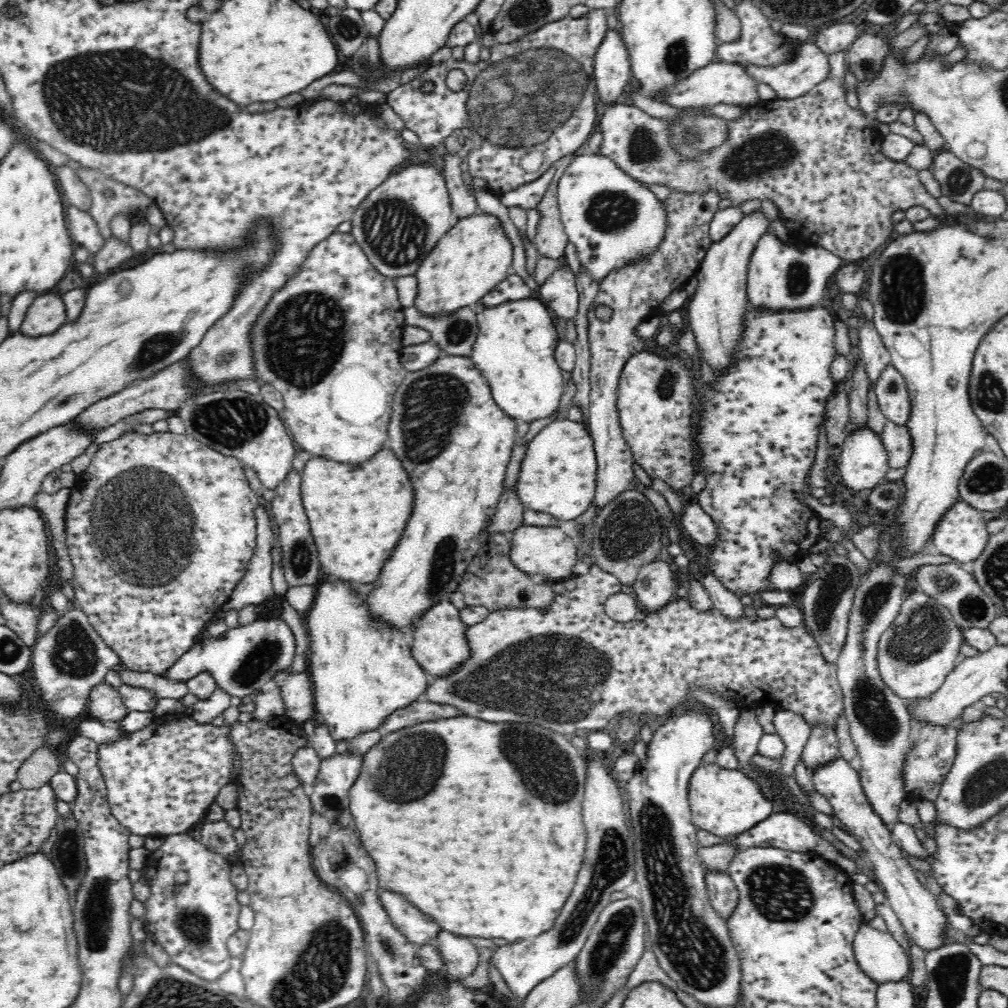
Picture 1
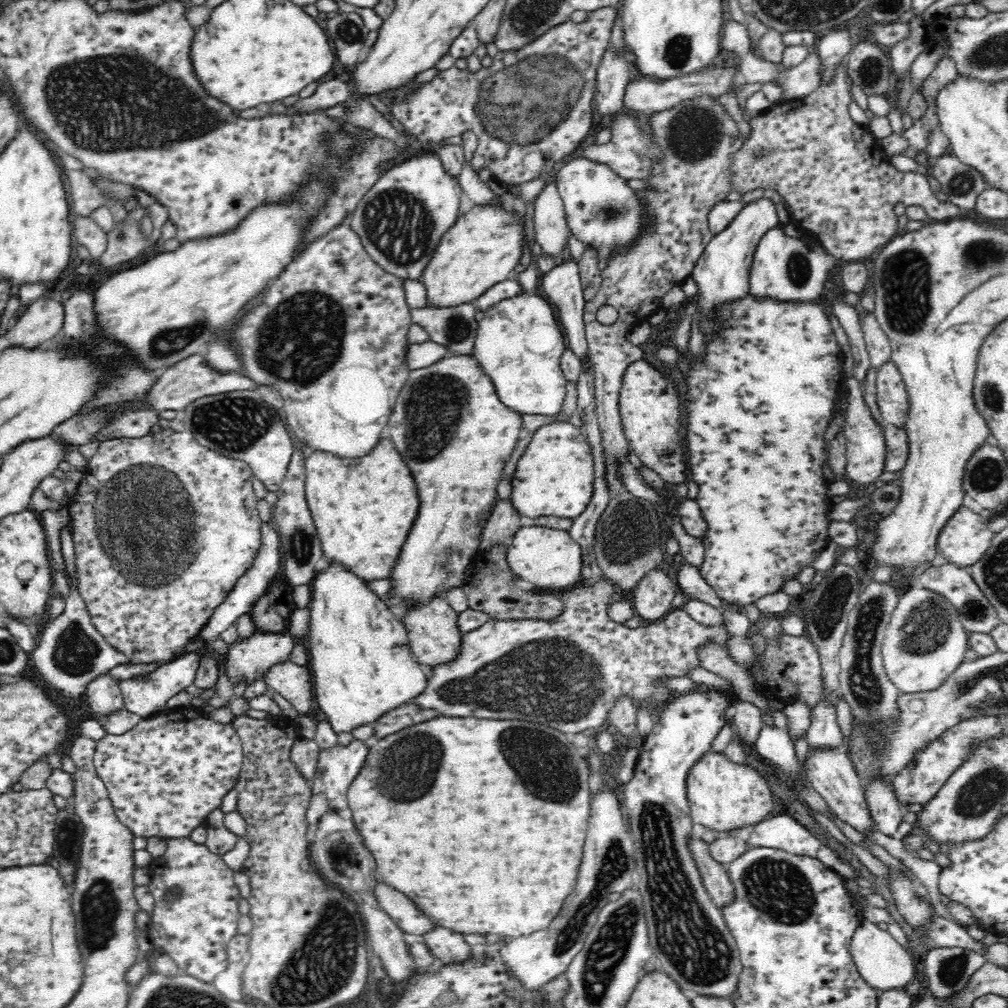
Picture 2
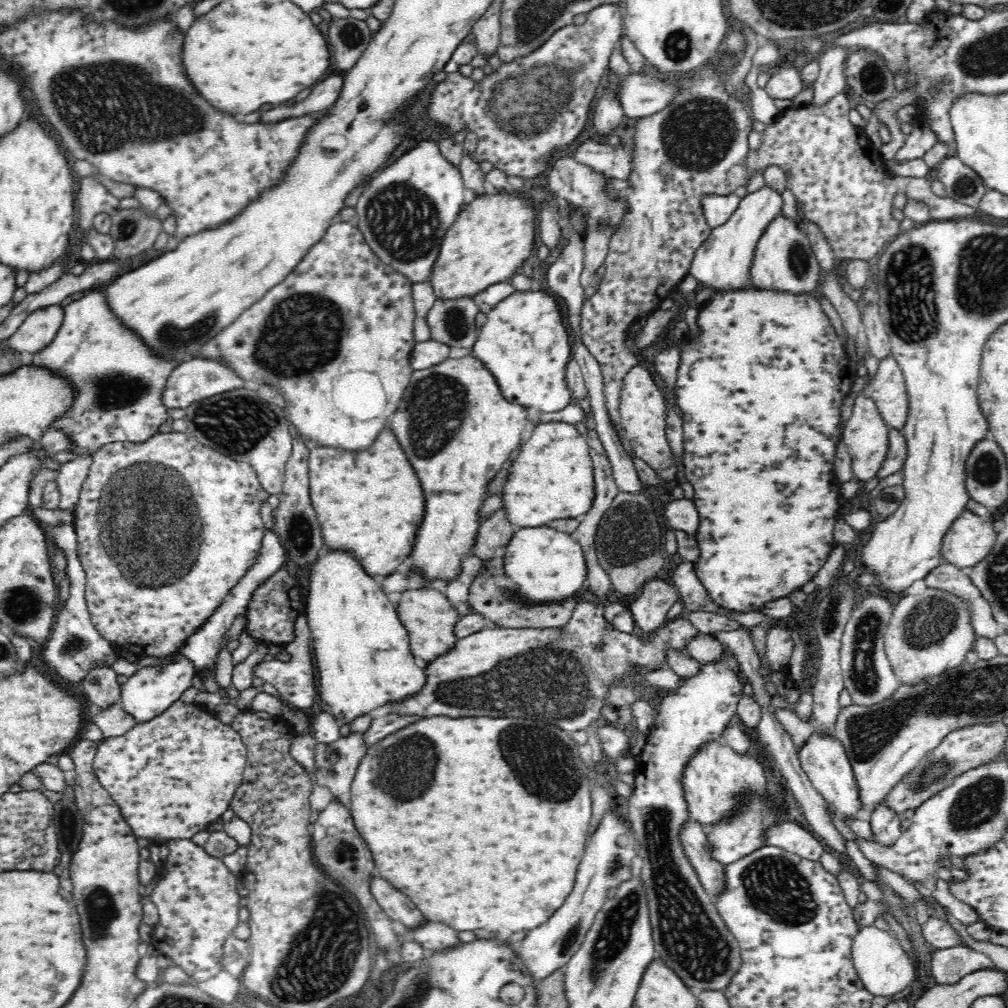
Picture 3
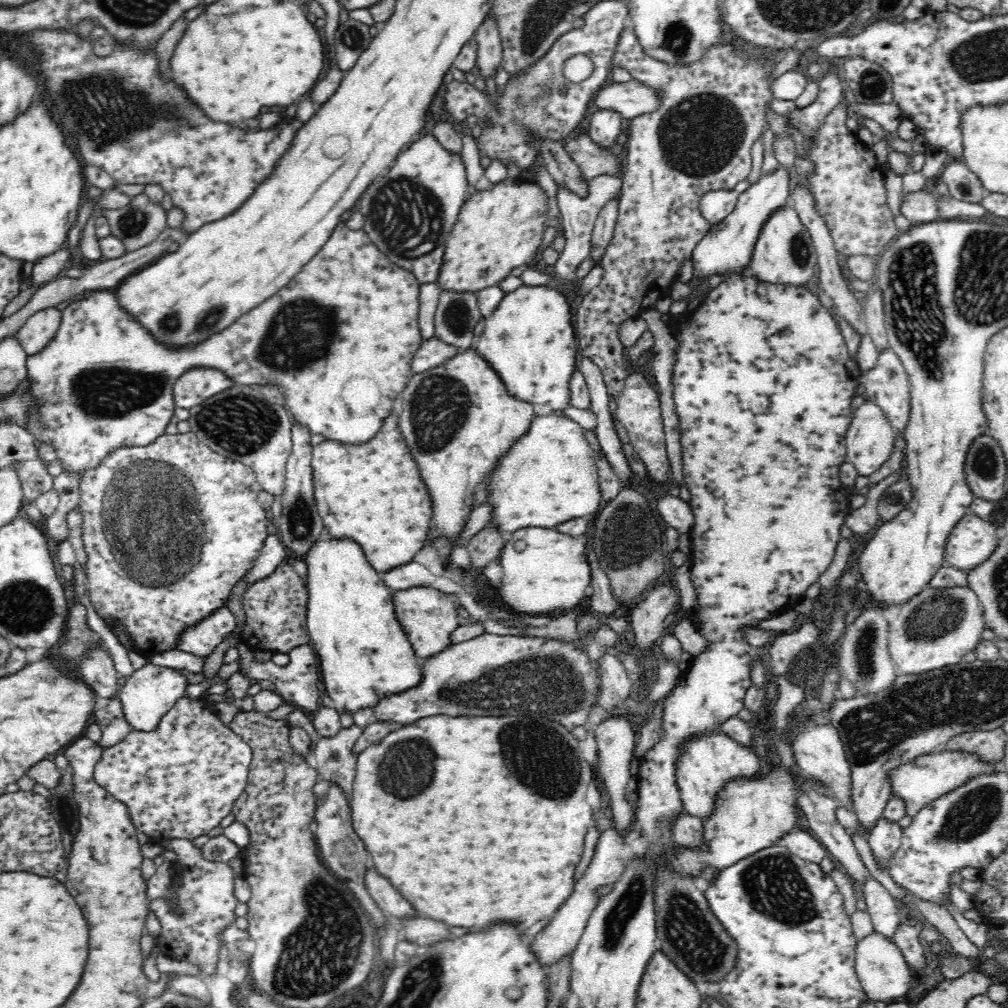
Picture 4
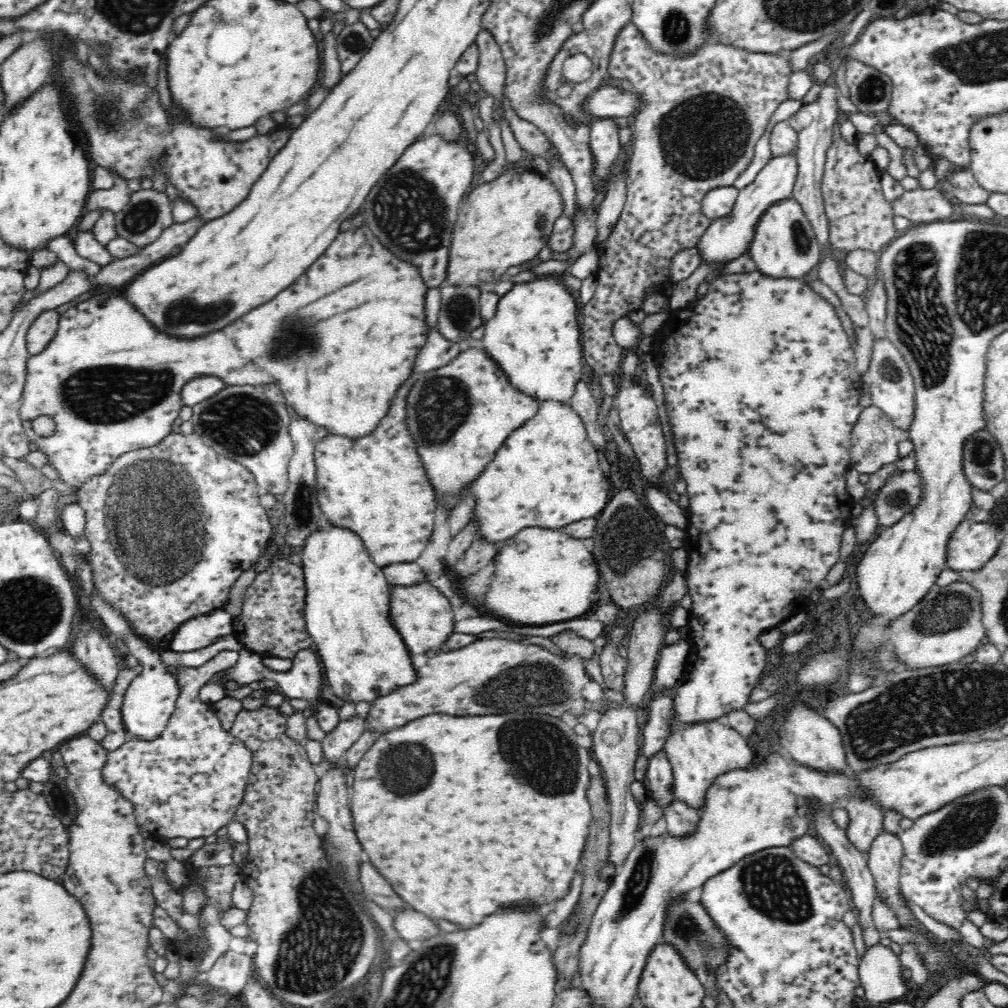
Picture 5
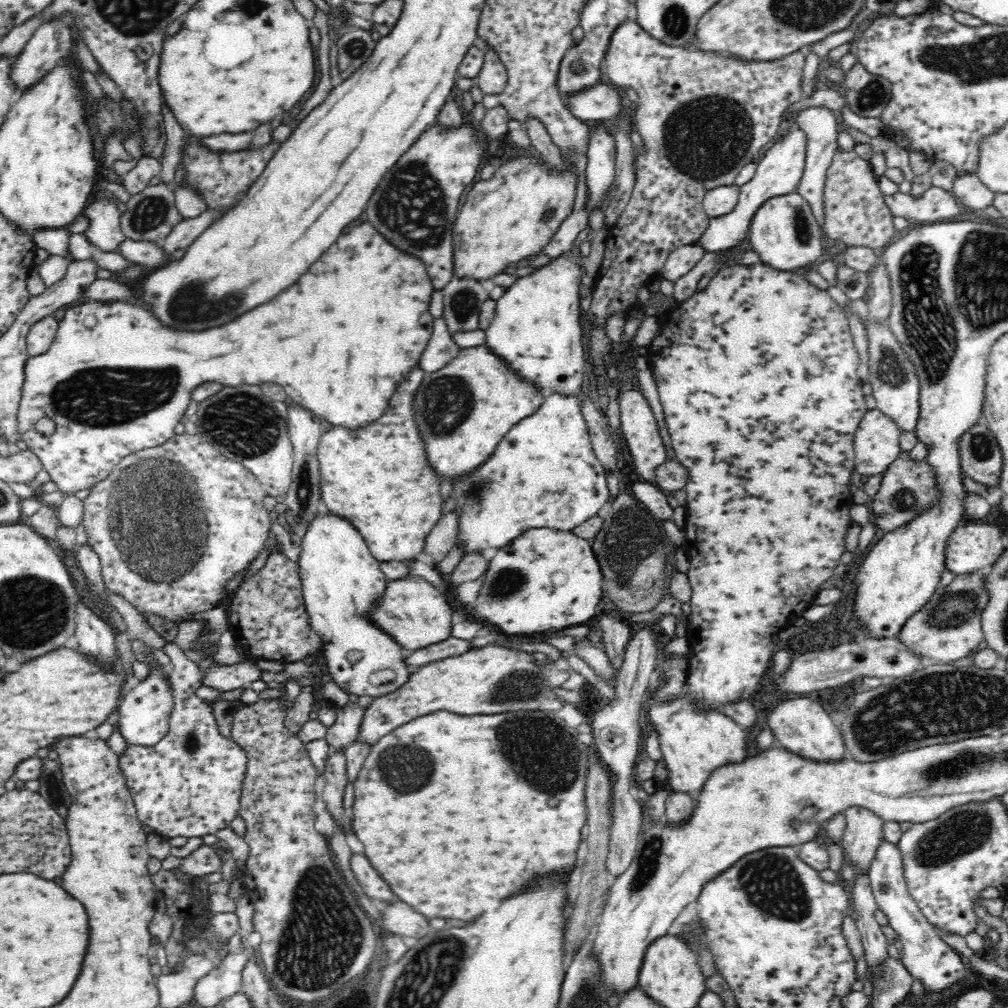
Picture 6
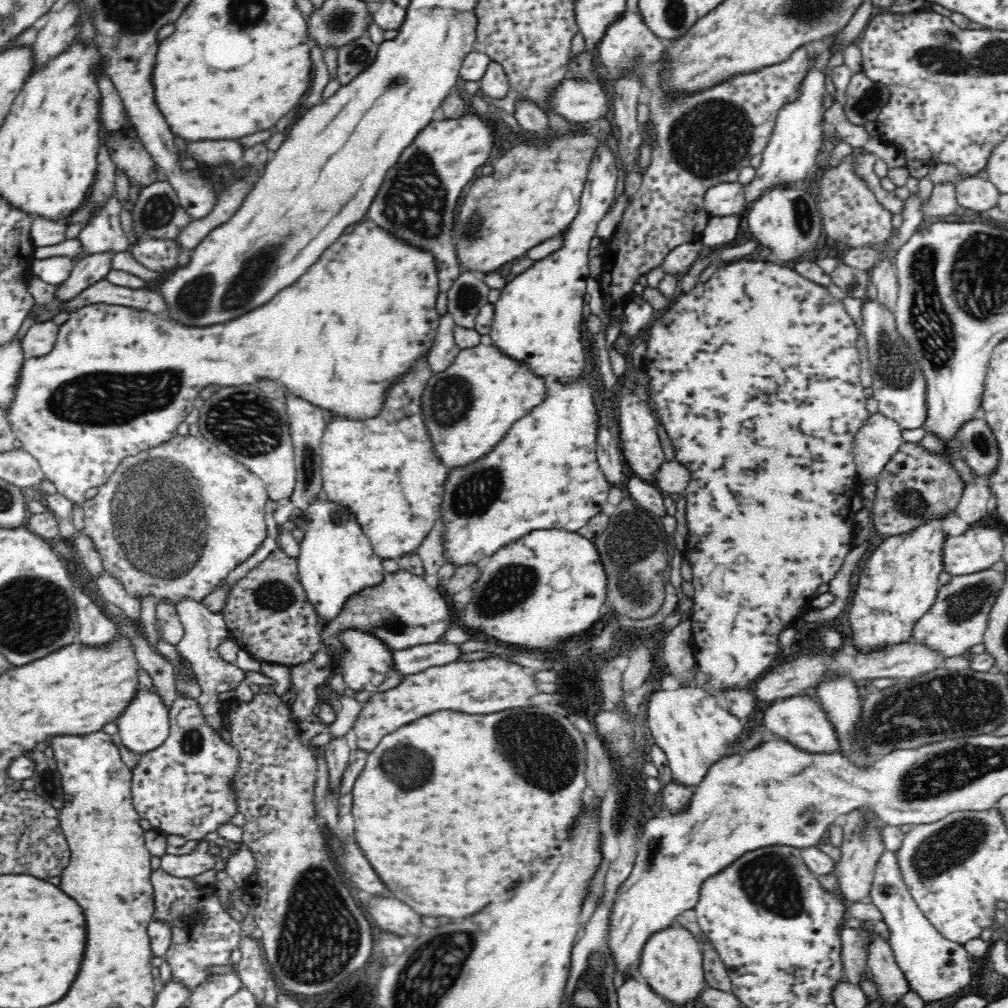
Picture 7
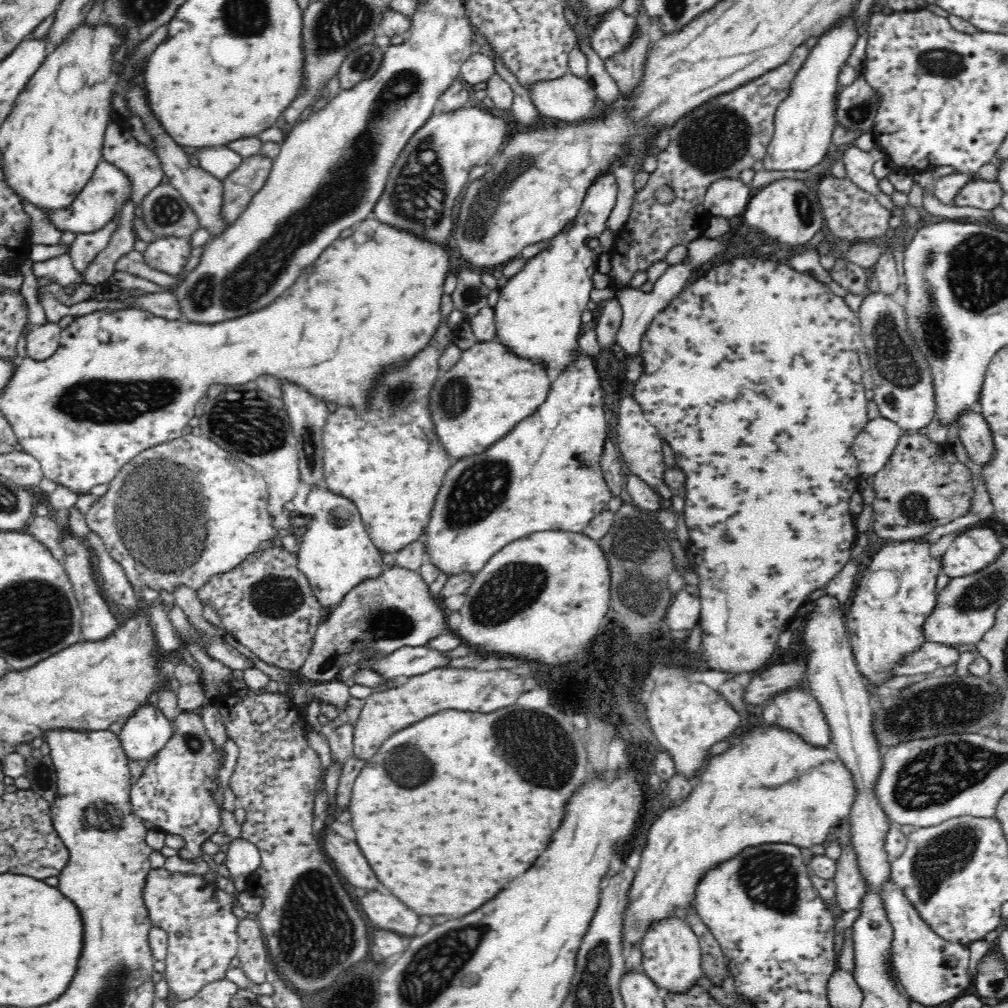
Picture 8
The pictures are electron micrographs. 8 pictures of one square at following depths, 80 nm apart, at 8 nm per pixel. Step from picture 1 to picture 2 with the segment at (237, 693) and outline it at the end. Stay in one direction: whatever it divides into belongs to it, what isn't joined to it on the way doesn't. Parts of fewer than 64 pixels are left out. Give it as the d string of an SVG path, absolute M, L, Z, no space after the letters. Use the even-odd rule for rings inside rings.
M255 627L250 636L240 638L238 635L238 638L232 644L228 644L225 653L221 653L215 647L211 648L207 656L210 656L210 659L215 662L215 666L219 669L221 675L227 678L232 687L244 684L244 688L248 688L252 682L264 680L266 672L270 672L270 668L290 660L295 646L294 635L289 627L284 627L278 631L264 631ZM191 648L177 659L169 662L169 664L159 666L156 670L150 672L148 676L118 681L125 709L142 716L143 719L150 719L160 711L165 710L167 700L193 683L198 668L201 667L201 662L204 658L203 652Z

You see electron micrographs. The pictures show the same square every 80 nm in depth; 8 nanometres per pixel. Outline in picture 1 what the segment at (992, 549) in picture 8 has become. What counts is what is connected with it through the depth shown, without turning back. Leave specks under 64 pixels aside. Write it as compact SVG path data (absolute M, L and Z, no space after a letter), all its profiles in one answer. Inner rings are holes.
M960 498L954 501L935 522L929 540L936 546L936 550L956 560L958 563L967 563L977 559L984 550L990 534L986 530L988 516L974 506Z

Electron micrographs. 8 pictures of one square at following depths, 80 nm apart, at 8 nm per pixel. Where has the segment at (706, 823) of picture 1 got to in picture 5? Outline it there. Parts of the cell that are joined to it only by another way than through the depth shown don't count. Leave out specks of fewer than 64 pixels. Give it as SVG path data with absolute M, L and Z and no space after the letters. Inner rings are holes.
M671 718L670 729L672 734L666 740L664 750L674 771L674 795L691 810L700 812L706 806L706 794L718 776L754 766L754 751L748 746L747 739L740 737L734 729L722 725L720 720L704 725L683 726L676 725Z

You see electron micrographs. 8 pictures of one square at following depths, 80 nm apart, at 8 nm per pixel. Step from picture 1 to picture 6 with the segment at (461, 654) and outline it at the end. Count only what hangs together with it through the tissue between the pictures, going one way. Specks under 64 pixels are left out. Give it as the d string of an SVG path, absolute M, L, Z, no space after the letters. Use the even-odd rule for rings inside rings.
M416 575L405 580L389 581L383 600L373 612L373 619L403 647L406 653L423 650L450 638L453 610L442 589Z

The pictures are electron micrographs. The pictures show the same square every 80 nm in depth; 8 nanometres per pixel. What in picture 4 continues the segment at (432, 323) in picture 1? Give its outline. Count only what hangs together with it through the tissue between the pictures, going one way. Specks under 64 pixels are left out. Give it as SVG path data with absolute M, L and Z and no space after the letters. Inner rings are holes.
M441 291L434 314L434 336L446 344L468 350L480 318L475 293Z

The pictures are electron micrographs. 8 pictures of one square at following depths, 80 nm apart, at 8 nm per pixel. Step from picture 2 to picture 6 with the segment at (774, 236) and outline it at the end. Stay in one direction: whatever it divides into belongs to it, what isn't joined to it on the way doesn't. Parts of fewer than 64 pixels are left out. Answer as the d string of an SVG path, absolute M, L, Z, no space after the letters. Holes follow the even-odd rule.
M792 192L769 200L758 210L750 226L748 242L752 251L758 252L760 263L772 271L803 273L805 266L827 256L820 242L821 234L810 207L798 193Z

